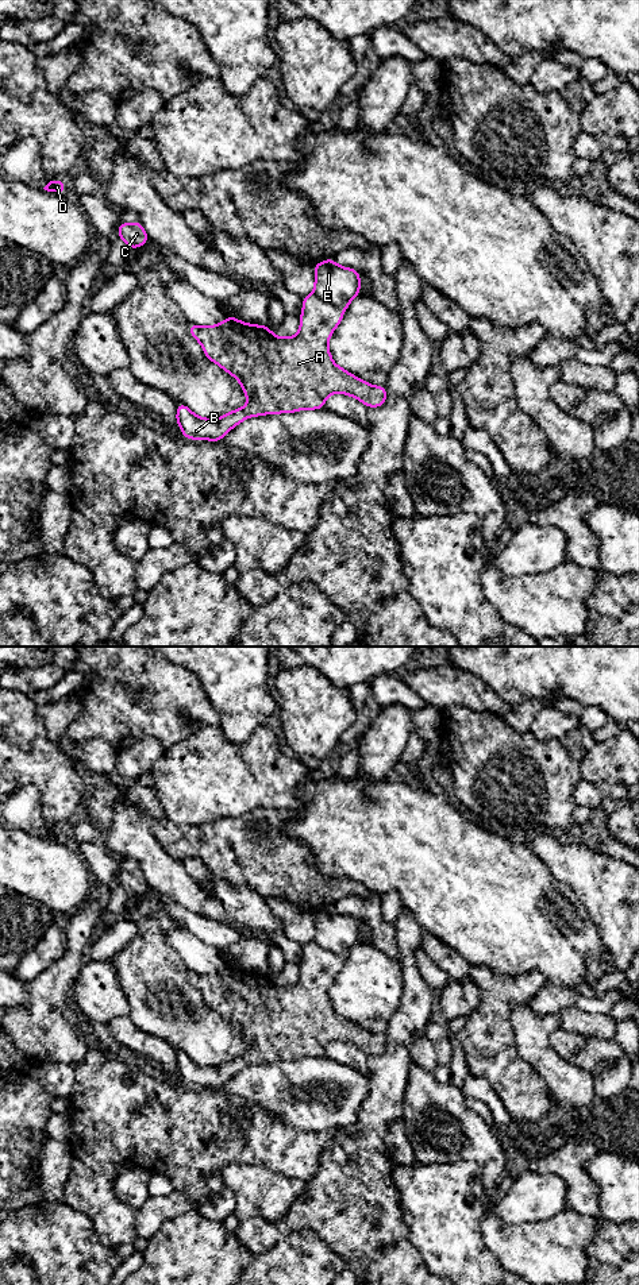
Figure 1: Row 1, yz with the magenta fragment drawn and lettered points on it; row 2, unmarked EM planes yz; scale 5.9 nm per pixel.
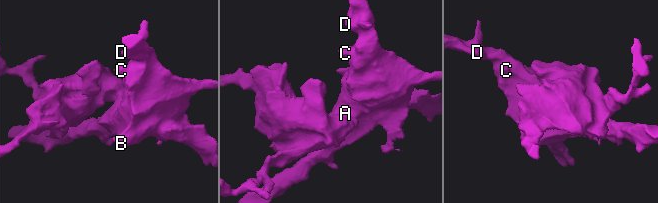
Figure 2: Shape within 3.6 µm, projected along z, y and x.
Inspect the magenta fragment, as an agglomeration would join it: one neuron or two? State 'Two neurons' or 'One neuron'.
Two neurons

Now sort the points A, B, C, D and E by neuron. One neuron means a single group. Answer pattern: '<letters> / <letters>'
A B C D / E

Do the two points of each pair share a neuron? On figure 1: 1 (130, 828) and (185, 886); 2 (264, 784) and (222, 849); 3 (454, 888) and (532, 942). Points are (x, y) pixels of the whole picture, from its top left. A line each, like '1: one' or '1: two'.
1: one
2: two
3: one

